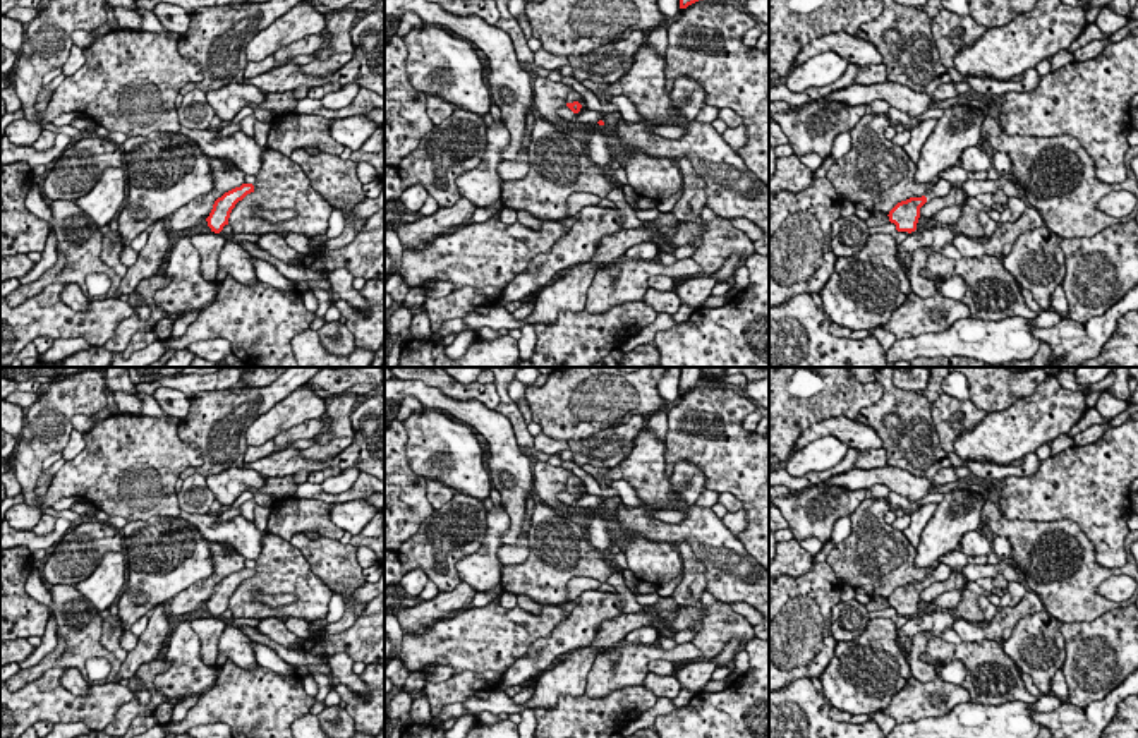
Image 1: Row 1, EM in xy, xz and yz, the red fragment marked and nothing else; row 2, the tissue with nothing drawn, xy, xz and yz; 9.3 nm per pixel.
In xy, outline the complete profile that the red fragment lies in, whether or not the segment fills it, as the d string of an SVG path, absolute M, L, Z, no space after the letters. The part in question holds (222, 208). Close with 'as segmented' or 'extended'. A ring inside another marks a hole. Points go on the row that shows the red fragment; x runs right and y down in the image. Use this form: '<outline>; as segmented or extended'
M242 184L240 187L235 187L225 192L221 197L218 197L213 204L209 216L206 218L211 232L220 233L223 227L228 225L228 218L235 204L251 192L254 192L254 185Z; as segmented

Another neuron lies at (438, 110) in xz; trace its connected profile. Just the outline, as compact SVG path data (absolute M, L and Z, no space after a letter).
M427 94L427 117L431 118L433 125L441 124L453 113L455 106L446 100L441 100L434 94Z

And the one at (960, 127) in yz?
M968 105L944 110L915 163L917 184L930 185L944 170L959 165L963 151L982 142L982 130L982 110Z

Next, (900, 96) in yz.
M886 81L869 86L853 82L844 89L832 91L831 94L827 94L819 101L841 101L850 106L857 105L867 106L872 105L875 100L887 101L891 108L901 110L911 118L917 118L930 110L934 96L925 93L917 93L899 82Z

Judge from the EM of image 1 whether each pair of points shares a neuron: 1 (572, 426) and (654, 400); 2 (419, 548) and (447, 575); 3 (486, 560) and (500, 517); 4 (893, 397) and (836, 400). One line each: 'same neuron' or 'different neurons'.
1: same neuron
2: same neuron
3: same neuron
4: different neurons

